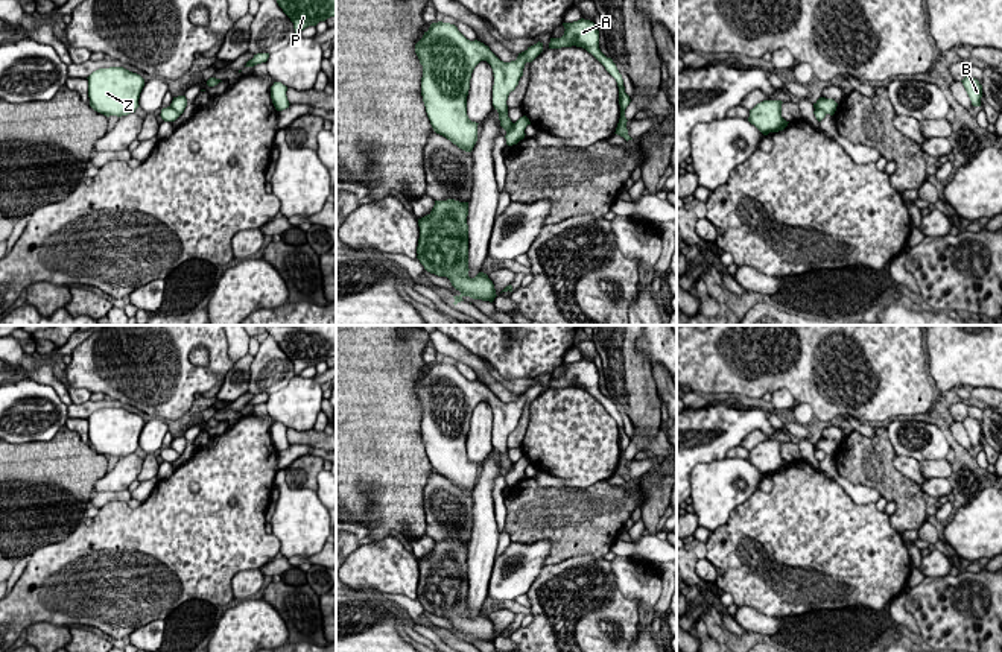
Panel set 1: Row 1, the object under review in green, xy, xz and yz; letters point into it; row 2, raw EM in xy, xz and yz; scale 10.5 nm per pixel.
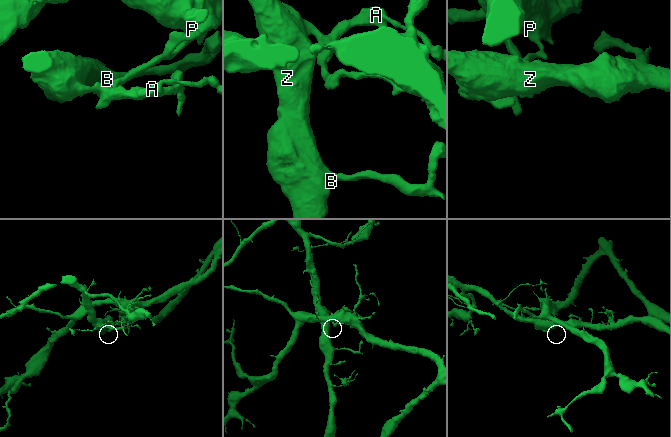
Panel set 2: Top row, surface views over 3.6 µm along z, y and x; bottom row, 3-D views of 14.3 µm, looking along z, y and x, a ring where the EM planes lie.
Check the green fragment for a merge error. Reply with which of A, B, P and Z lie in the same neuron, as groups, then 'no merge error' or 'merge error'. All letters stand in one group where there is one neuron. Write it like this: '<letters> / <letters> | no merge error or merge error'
A B Z / P | merge error

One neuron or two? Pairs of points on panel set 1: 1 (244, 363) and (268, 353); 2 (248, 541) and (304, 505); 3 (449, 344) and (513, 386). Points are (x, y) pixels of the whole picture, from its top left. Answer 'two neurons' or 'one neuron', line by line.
1: two neurons
2: two neurons
3: two neurons

